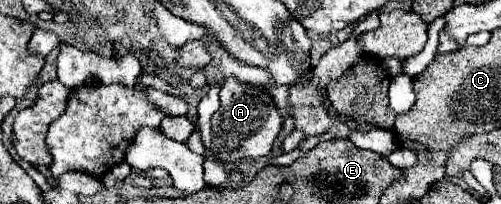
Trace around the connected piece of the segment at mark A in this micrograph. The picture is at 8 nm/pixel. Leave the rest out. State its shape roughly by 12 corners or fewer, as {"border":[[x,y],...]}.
{"border":[[224,78],[214,158],[266,156],[282,130],[266,88]]}

